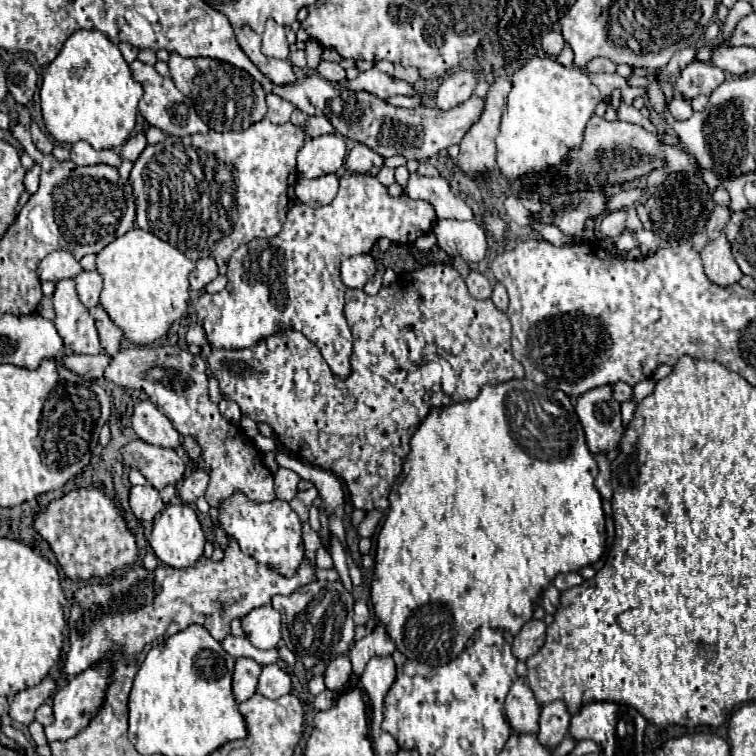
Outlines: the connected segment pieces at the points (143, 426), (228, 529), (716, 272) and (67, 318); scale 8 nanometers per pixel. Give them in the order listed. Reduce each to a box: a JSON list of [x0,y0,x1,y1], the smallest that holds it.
[[132,400,180,448],[220,494,304,578],[700,234,742,288],[54,280,102,354]]

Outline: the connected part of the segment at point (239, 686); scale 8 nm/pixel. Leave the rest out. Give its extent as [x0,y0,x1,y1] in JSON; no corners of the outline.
[232,658,262,702]

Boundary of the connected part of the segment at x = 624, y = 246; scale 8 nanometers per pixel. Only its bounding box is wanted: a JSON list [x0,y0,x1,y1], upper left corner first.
[614,232,636,252]

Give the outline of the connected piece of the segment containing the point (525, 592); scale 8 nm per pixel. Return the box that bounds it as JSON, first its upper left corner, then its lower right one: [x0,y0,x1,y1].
[370,378,606,666]

